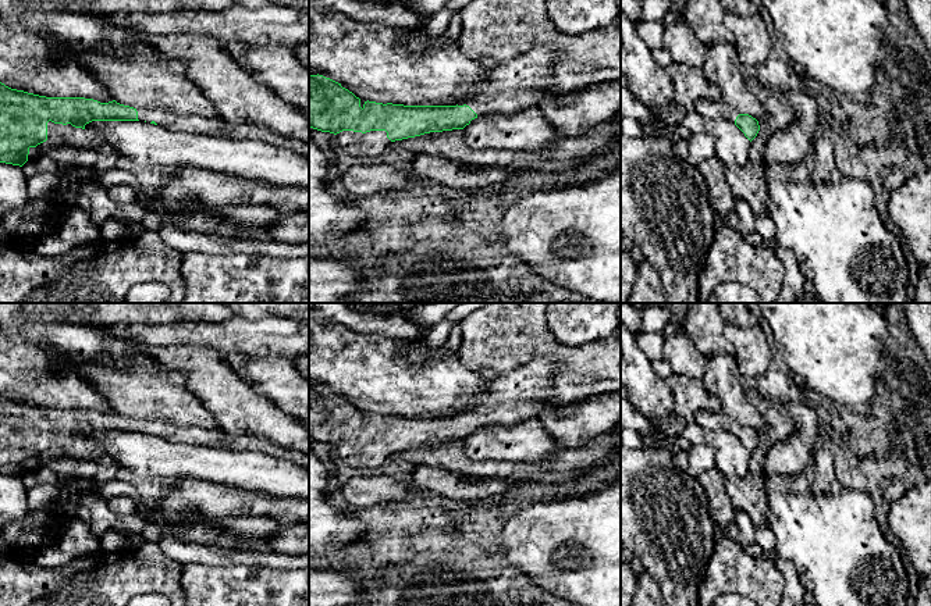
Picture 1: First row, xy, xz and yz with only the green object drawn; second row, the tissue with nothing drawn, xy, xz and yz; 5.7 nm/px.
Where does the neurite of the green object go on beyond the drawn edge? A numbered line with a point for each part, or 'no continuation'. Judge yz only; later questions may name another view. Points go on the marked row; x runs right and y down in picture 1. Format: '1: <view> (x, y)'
1: yz (720, 109)

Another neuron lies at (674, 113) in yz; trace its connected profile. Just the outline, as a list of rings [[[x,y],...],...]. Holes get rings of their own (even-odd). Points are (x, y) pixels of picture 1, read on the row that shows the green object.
[[[671,63],[665,67],[675,88],[674,101],[650,108],[662,124],[681,125],[694,103],[700,99],[708,101],[722,100],[719,88],[704,76],[703,68]]]

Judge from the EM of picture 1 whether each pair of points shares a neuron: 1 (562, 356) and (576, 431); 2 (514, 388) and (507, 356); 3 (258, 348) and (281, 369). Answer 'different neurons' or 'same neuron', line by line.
1: different neurons
2: different neurons
3: different neurons

